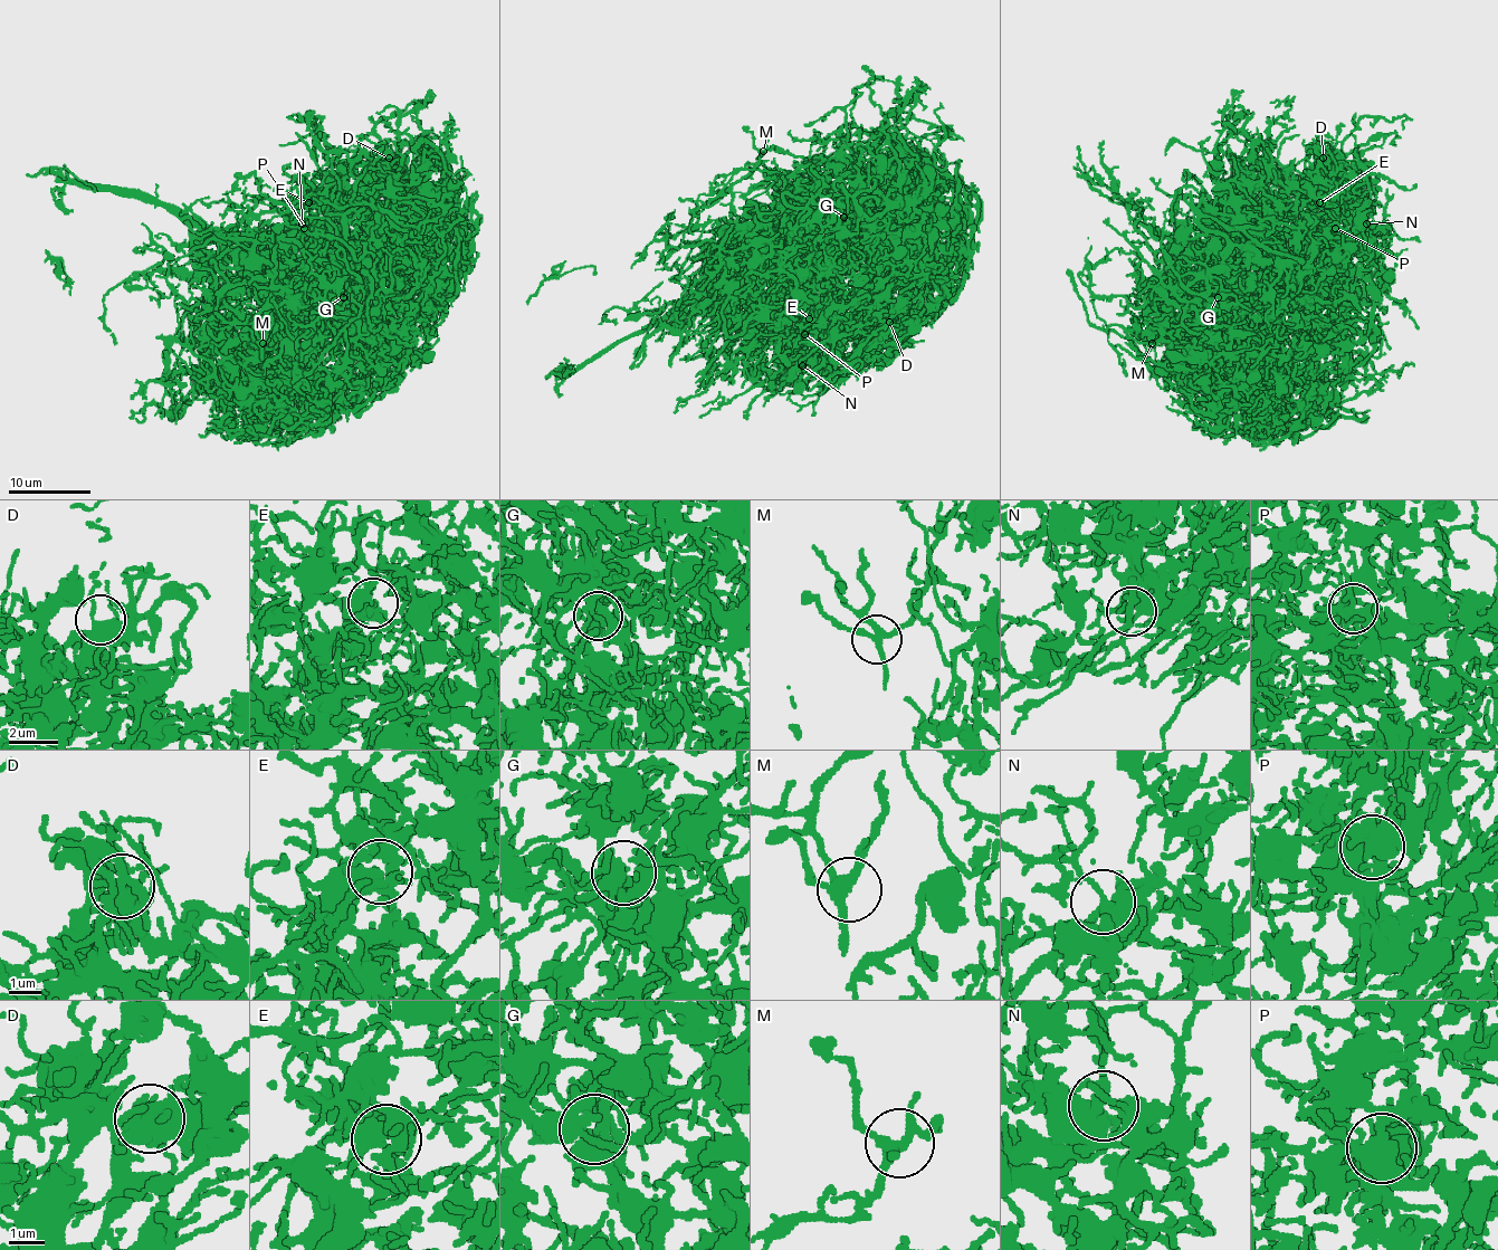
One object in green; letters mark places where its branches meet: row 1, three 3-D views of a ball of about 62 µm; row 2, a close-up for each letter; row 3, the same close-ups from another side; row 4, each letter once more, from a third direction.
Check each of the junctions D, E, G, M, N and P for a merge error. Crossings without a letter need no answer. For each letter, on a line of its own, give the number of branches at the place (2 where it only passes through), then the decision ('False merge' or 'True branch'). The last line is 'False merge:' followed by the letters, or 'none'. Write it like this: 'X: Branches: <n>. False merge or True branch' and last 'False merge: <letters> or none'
D: Branches: 4. True branch
E: Branches: 6. True branch
G: Branches: 4. True branch
M: Branches: 4. True branch
N: Branches: 3. True branch
P: Branches: 5. True branch
False merge: none

